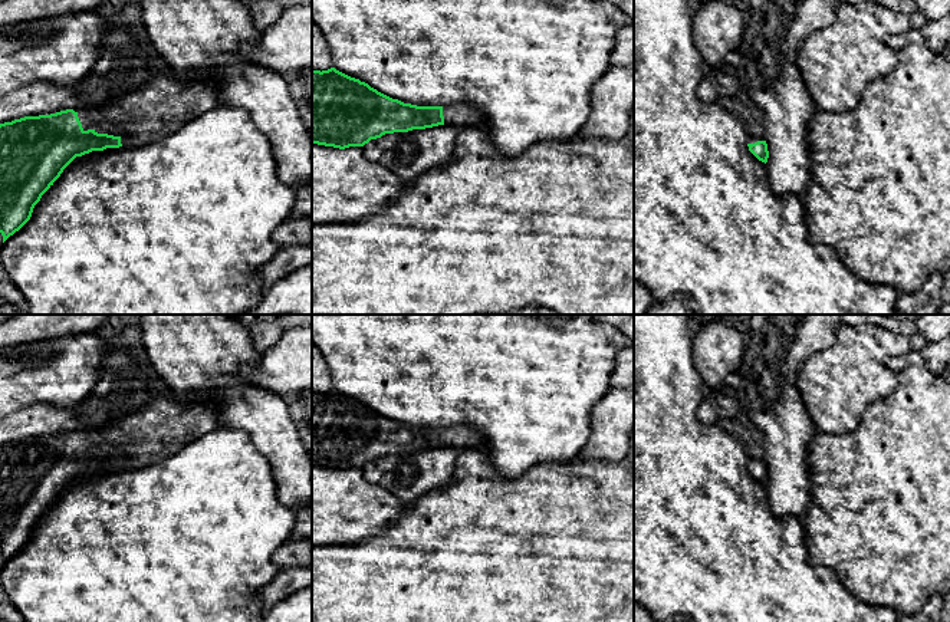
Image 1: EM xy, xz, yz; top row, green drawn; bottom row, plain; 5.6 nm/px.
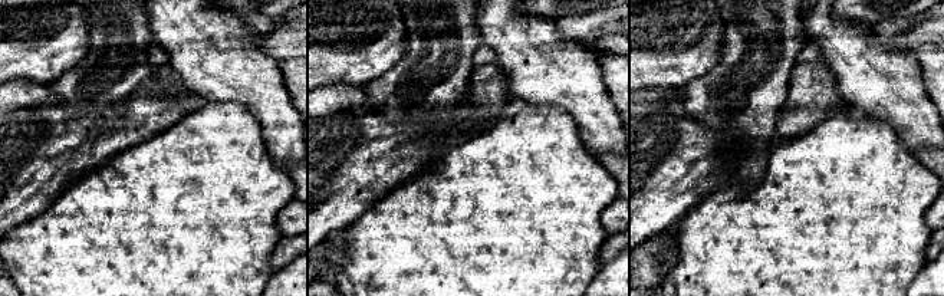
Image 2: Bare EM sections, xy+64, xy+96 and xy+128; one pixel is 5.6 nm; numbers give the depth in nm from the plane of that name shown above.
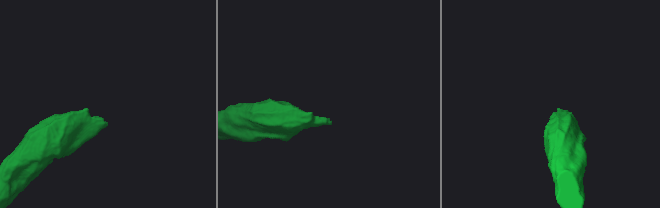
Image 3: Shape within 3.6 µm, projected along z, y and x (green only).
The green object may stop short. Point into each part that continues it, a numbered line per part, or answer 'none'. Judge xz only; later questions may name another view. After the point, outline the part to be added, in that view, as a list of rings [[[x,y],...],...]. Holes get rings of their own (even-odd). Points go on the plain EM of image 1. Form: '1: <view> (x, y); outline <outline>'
1: xz (460, 437); outline [[[457,425],[443,428],[444,447],[453,447],[457,451],[466,448],[480,448],[483,445],[481,434],[474,427]]]

